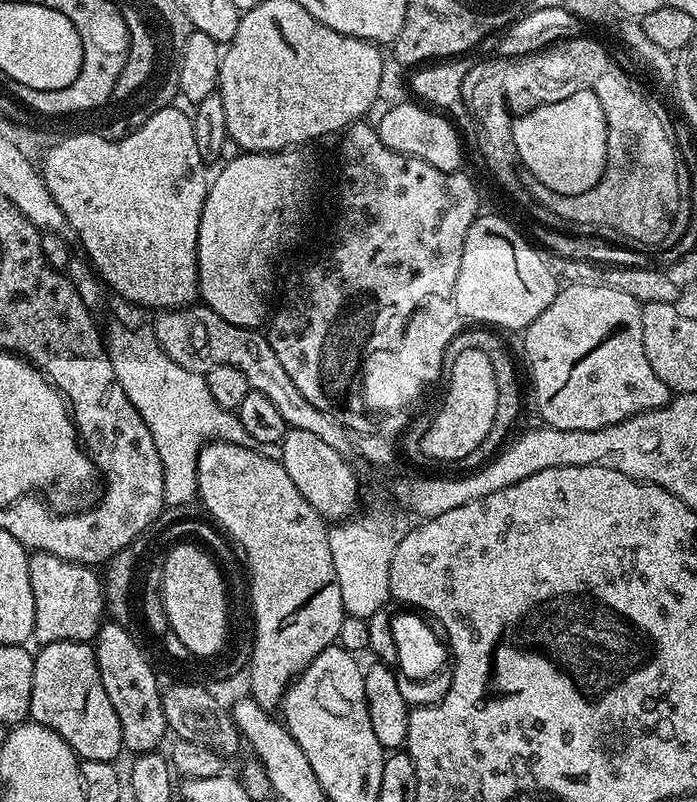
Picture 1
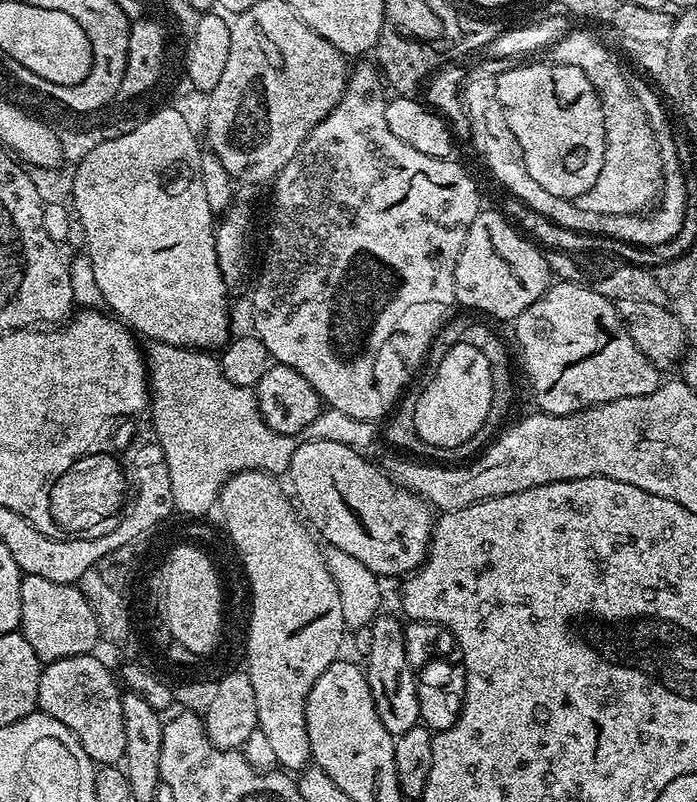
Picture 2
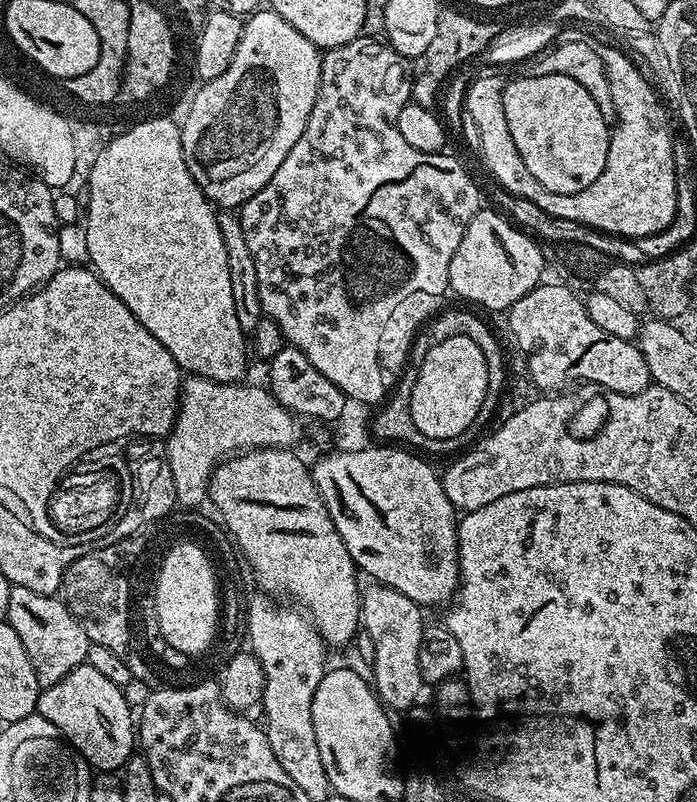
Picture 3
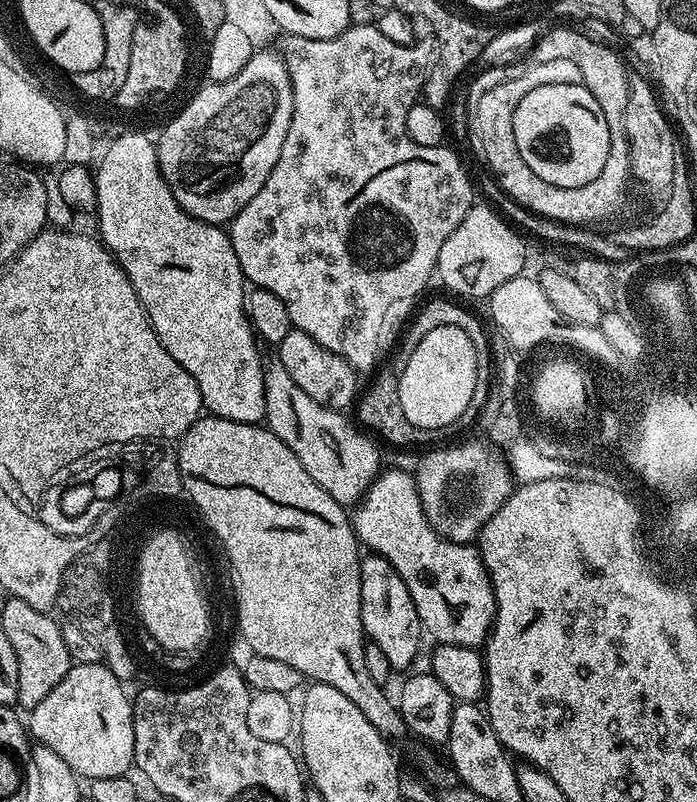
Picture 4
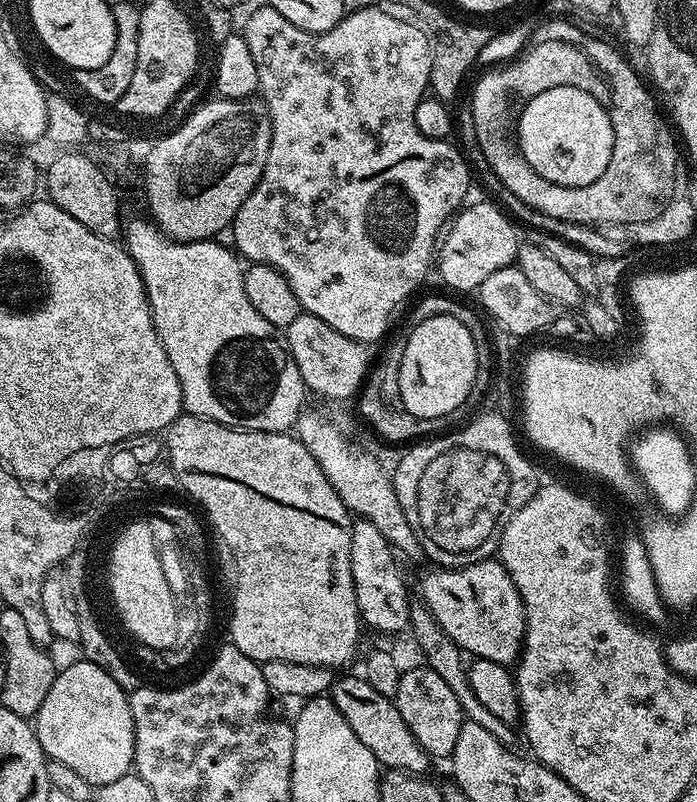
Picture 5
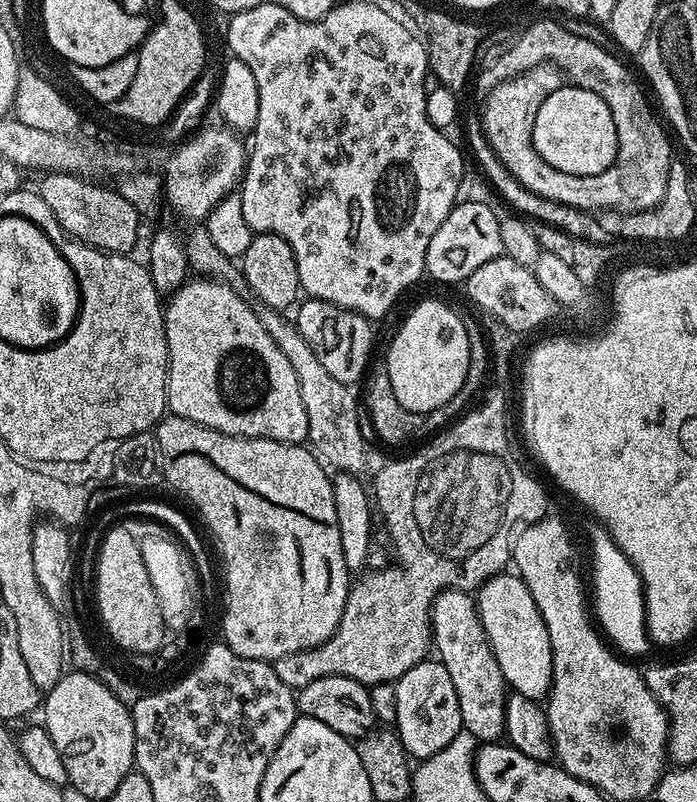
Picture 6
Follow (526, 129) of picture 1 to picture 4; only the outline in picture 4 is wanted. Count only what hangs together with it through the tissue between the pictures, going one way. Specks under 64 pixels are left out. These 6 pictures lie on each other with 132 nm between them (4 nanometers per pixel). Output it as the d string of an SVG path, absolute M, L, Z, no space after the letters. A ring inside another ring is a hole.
M582 83L539 86L527 94L514 111L514 139L530 170L560 187L583 186L597 178L611 146L602 107Z

